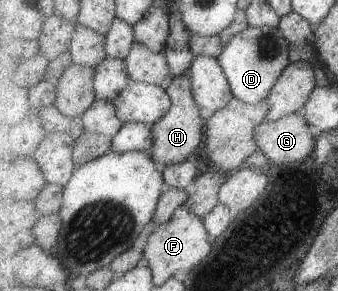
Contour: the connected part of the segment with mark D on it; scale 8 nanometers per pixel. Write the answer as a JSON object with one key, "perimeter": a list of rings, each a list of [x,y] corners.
{"perimeter":[[[249,25],[249,28],[233,36],[229,44],[224,45],[218,59],[230,81],[234,96],[247,104],[256,105],[271,96],[275,84],[290,66],[290,43],[281,30],[269,27],[255,28]]]}

